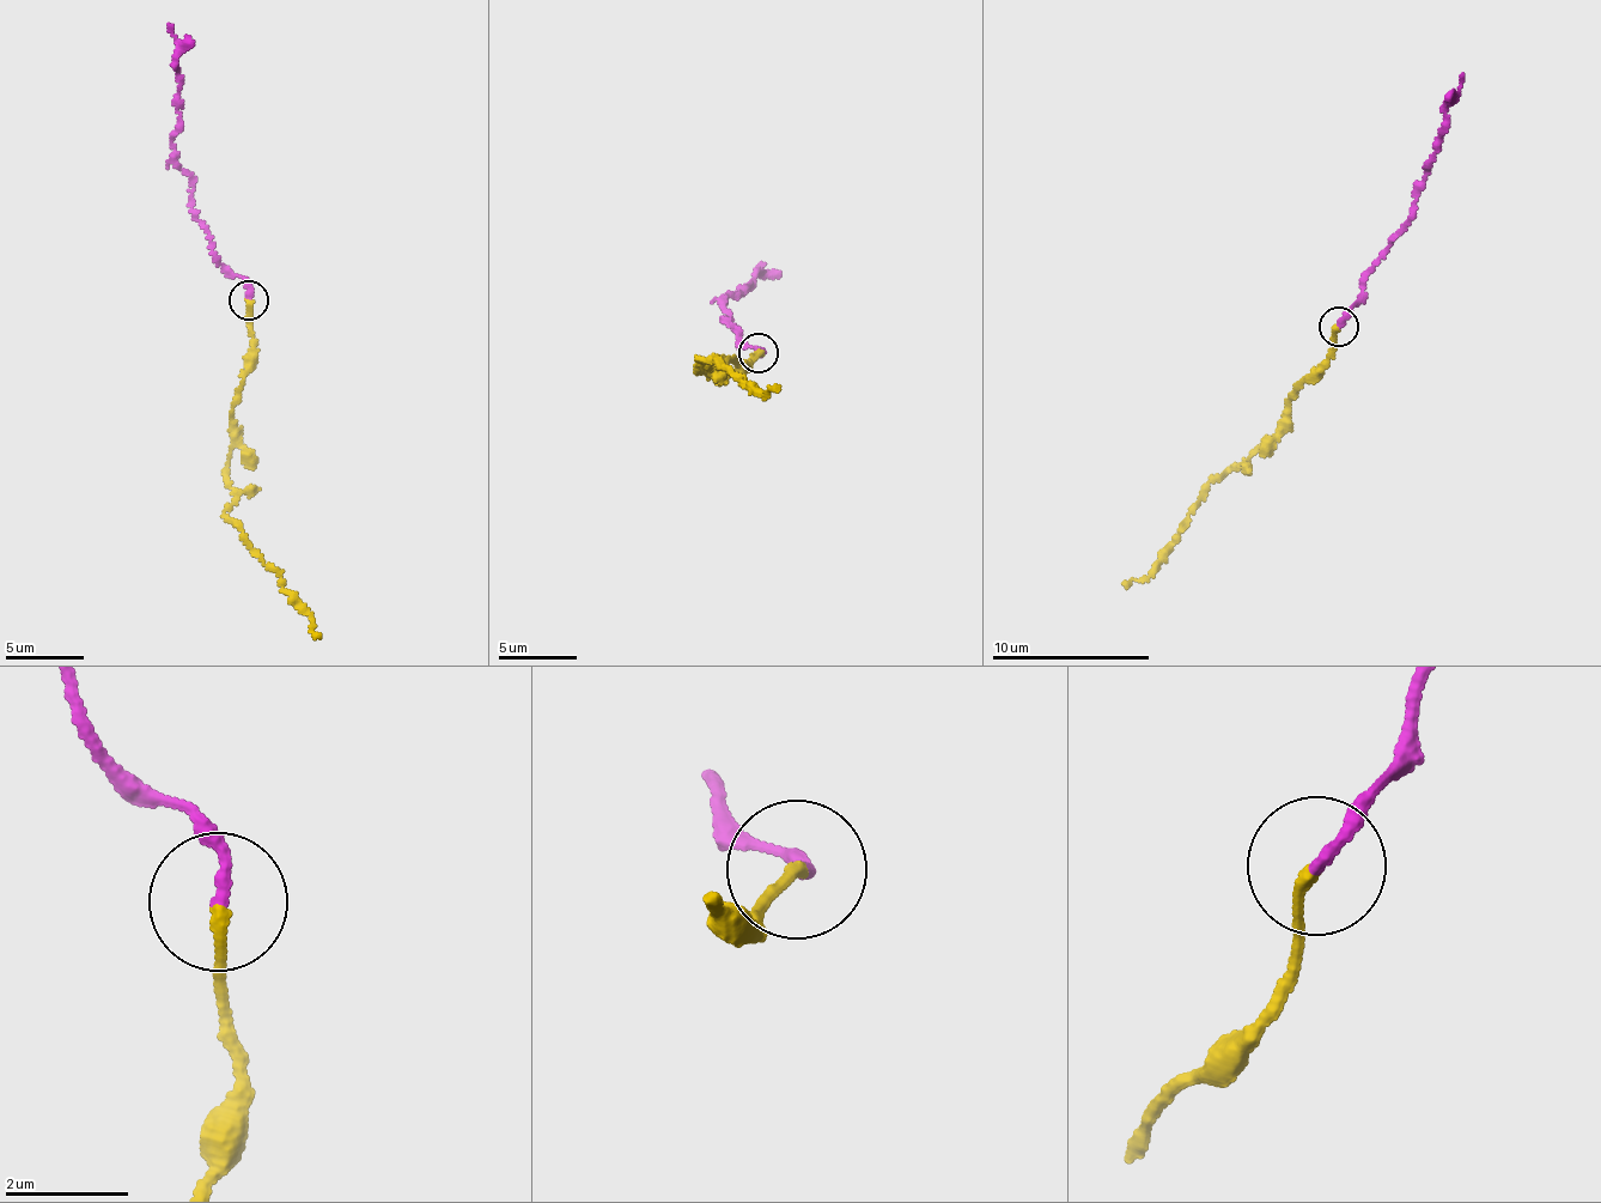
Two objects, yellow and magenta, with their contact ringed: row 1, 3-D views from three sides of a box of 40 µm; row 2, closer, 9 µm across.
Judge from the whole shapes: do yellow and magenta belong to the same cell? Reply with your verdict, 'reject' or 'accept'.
reject

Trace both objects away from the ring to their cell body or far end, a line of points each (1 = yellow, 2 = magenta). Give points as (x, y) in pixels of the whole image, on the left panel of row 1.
1: (250, 301), (251, 333), (225, 469), (233, 500), (227, 516), (239, 522), (248, 541), (309, 609), (318, 636)
2: (250, 301), (239, 277), (229, 273), (212, 248), (190, 184), (176, 160), (172, 139), (178, 52), (169, 24)

